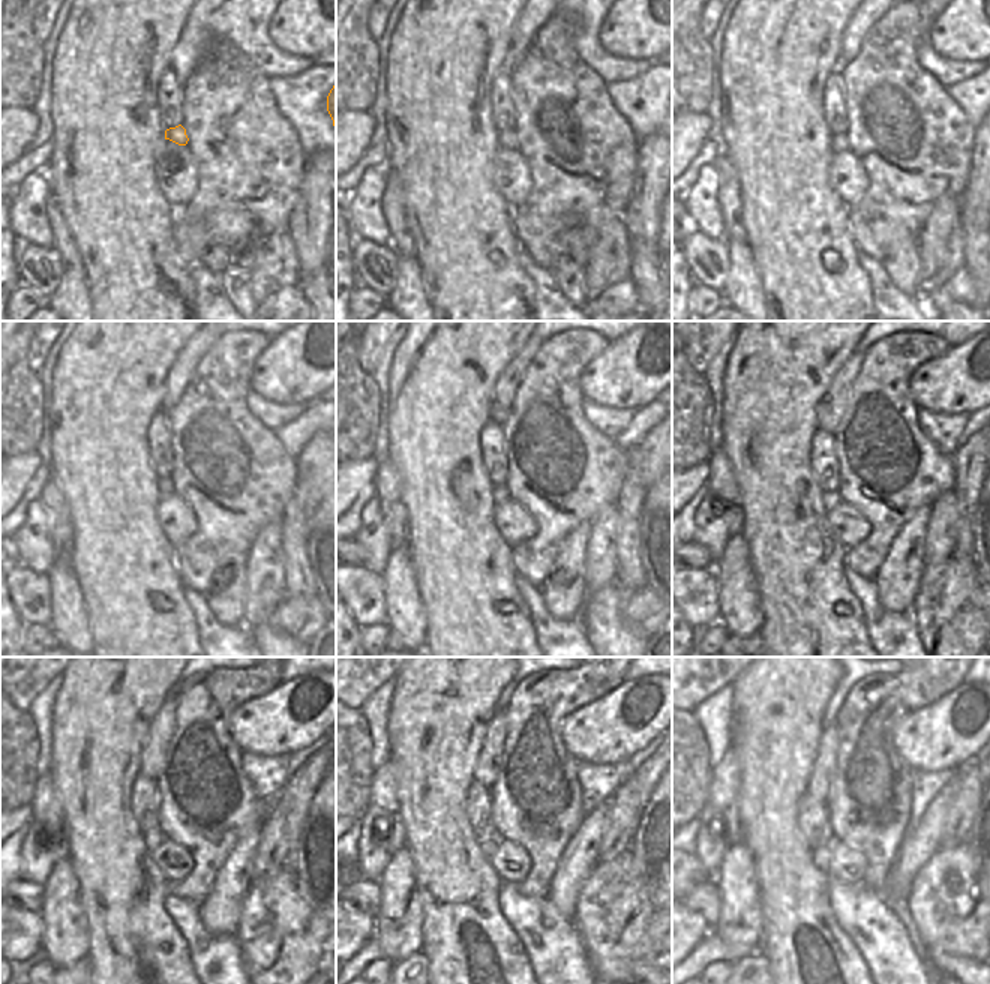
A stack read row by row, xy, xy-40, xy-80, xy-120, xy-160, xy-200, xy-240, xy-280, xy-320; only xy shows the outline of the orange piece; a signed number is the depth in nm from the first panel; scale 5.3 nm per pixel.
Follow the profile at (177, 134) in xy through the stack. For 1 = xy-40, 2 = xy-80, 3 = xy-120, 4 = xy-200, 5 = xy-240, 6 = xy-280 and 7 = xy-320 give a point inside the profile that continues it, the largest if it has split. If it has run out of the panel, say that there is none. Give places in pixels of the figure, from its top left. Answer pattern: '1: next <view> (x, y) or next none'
1: next xy-40 (507, 138)
2: next xy-80 (840, 143)
3: next xy-120 (165, 485)
4: next xy-200 (831, 498)
5: next xy-240 (155, 837)
6: next xy-280 (495, 839)
7: next xy-320 (833, 840)

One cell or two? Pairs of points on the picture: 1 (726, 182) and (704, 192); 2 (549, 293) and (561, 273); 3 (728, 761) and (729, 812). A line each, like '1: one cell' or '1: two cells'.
1: two cells
2: two cells
3: one cell

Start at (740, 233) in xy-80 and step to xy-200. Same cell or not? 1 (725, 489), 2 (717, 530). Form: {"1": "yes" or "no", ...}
{"1": "yes", "2": "no"}

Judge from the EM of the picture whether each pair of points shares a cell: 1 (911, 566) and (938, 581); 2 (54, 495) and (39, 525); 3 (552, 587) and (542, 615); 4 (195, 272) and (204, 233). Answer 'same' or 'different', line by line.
1: different
2: different
3: different
4: different

